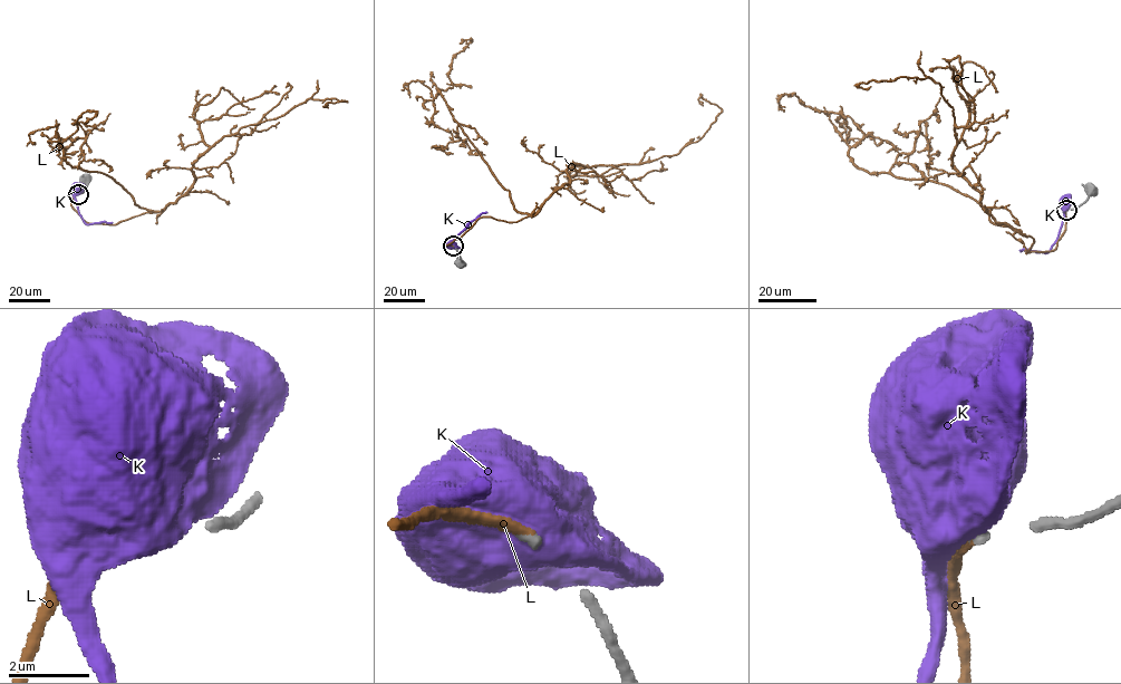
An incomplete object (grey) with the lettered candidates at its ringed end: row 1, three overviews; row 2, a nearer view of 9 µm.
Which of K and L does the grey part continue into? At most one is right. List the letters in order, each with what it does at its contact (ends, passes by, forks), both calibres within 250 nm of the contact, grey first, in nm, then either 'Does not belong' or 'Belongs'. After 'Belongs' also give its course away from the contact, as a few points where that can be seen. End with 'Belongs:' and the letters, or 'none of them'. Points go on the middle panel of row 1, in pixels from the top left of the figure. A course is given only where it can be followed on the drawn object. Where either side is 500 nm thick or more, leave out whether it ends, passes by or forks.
K: Thickness 190 nm (grey) against 1050 nm. Does not belong
L: It ends there. Thickness 190 nm (grey) against 240 nm. Belongs. Its course: (453, 246), (481, 218), (533, 214), (570, 183), (569, 164), (676, 155), (721, 111), (701, 96), (703, 105)
Belongs: L

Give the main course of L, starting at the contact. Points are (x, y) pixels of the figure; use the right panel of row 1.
L: (1066, 211), (1056, 246), (1026, 252), (1034, 239), (998, 223), (953, 166), (939, 85), (870, 86)

